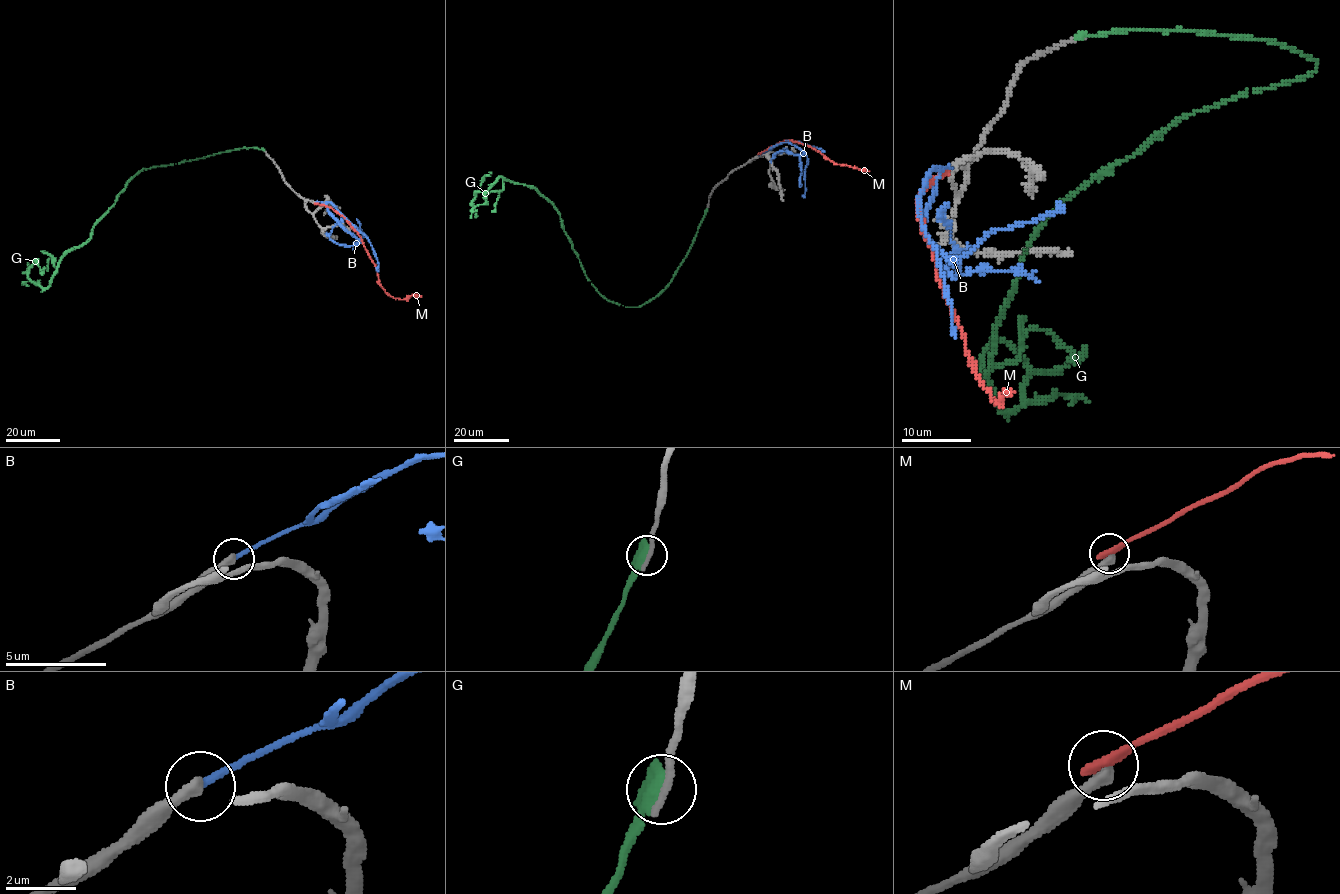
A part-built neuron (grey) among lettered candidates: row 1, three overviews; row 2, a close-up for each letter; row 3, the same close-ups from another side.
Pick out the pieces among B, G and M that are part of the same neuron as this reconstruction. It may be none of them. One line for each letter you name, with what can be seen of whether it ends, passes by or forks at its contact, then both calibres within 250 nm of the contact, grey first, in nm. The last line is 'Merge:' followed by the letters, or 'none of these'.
Merge: none of these

